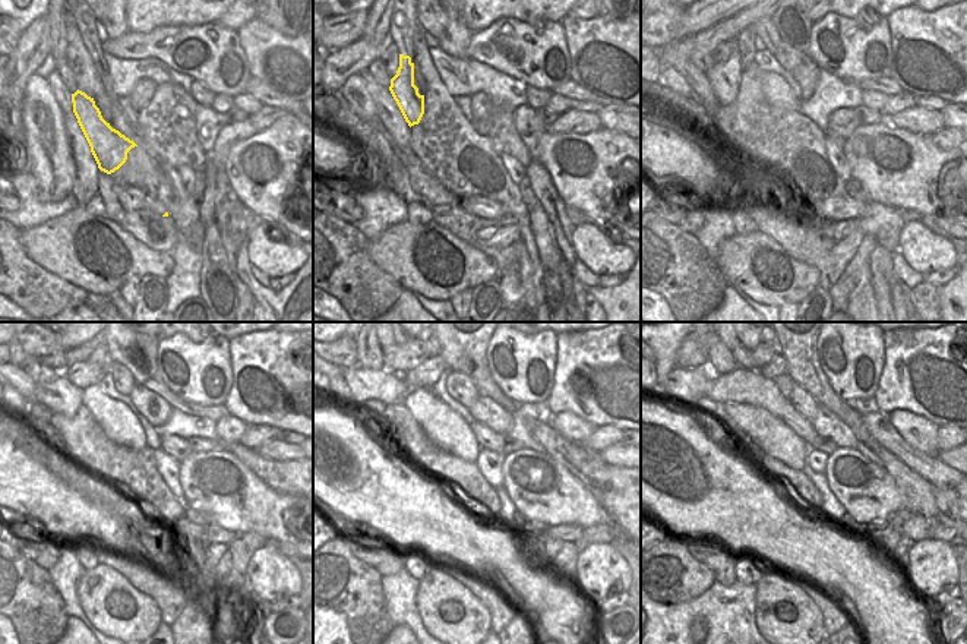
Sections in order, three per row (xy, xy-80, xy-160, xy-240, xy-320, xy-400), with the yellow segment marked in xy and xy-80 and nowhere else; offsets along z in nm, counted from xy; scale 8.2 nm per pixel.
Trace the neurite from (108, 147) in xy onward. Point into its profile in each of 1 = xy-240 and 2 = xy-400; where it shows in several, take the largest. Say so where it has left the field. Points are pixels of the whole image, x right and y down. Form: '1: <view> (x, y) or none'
1: xy-240 (62, 397)
2: xy-400 (686, 385)

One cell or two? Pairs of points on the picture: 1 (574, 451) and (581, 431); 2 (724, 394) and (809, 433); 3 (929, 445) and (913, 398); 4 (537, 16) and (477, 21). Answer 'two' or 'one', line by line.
1: two
2: one
3: two
4: one

